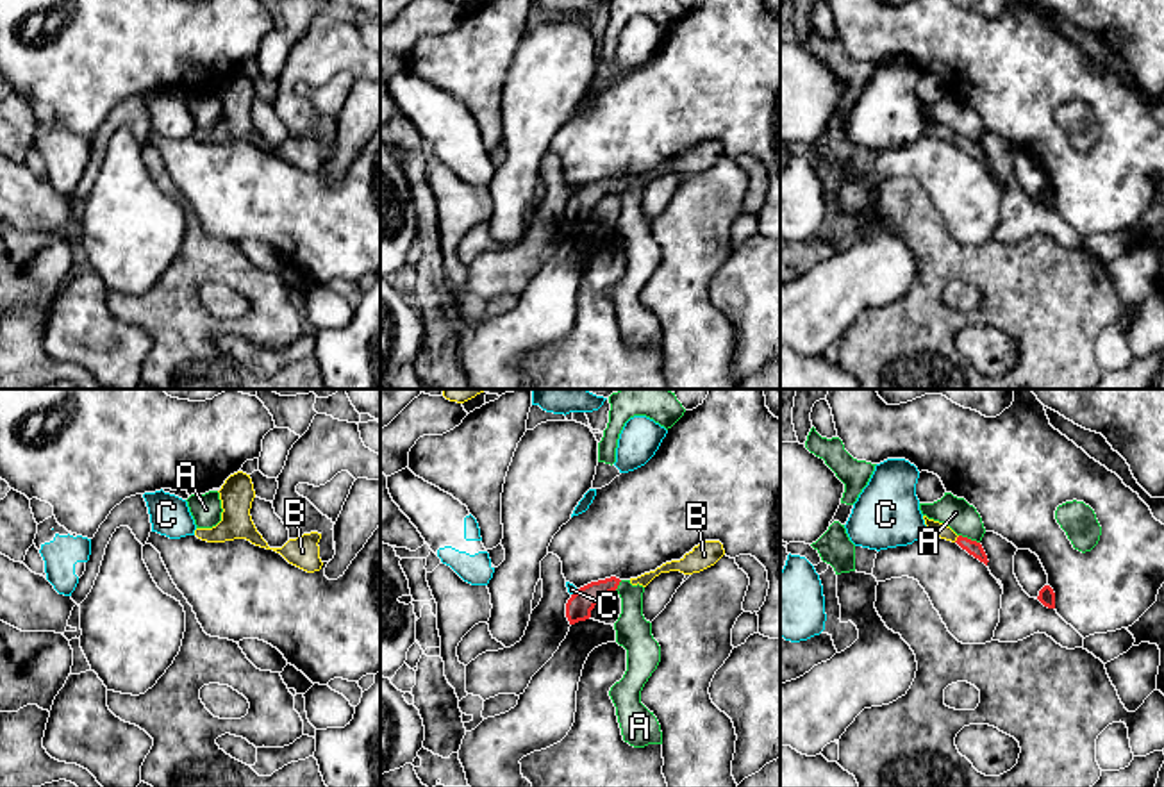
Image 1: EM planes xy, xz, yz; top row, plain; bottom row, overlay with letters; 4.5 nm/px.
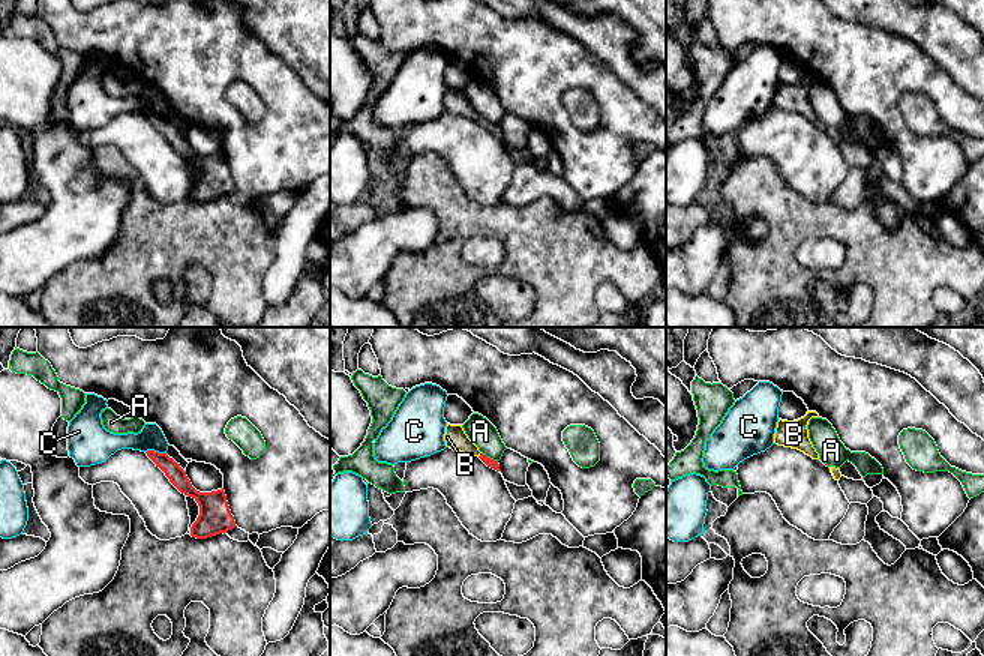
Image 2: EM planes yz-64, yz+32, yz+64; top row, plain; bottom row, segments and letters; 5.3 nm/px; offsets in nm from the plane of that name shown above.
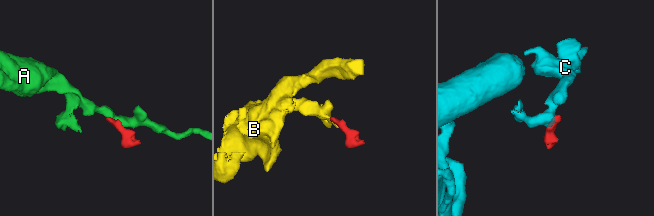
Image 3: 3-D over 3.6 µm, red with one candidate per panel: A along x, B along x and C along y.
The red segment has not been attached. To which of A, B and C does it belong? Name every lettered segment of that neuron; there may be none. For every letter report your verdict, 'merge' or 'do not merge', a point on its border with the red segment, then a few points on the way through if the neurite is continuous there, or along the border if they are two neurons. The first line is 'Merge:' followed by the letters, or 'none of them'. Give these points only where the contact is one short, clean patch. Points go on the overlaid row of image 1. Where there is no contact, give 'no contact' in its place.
Merge: B
A: do not merge; meets red in yz at (970, 539); border along yz (959, 534), (979, 543)
B: merge; meets red in yz at (957, 539); runs through yz (973, 548), (957, 539), (936, 529)
C: do not merge; meets red in xz at (577, 591); border along xz (579, 589), (572, 595)

